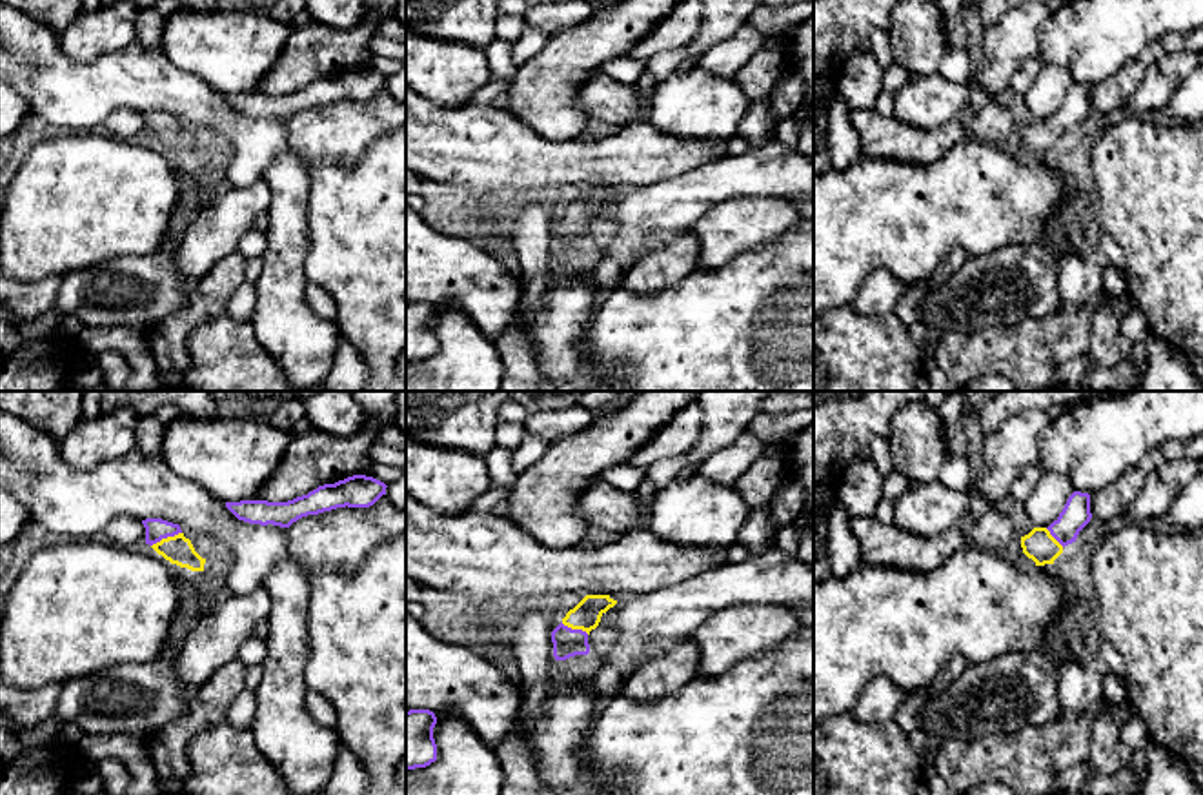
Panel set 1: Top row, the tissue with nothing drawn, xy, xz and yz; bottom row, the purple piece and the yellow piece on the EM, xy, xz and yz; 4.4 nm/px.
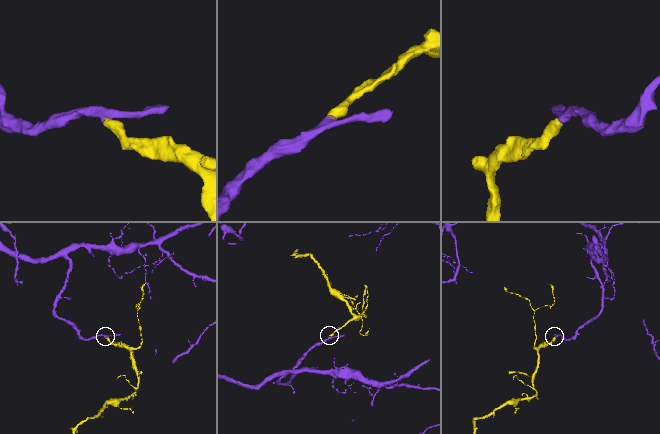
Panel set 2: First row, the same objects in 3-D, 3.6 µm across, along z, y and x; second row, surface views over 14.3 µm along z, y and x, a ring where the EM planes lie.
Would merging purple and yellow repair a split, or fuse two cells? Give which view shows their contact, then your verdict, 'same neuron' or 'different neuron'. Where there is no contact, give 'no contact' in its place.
meets purple in xy; same neuron

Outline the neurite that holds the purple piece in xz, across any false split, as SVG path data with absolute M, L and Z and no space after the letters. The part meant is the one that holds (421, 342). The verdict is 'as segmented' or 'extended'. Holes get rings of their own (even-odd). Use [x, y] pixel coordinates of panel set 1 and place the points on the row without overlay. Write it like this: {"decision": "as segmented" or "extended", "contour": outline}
{"decision": "as segmented", "contour": "M430 302L406 304L406 362L426 360L437 353L435 317L437 309Z"}

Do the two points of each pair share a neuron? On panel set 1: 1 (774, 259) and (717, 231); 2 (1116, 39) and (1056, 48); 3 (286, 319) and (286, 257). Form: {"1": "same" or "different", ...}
{"1": "different", "2": "same", "3": "same"}

